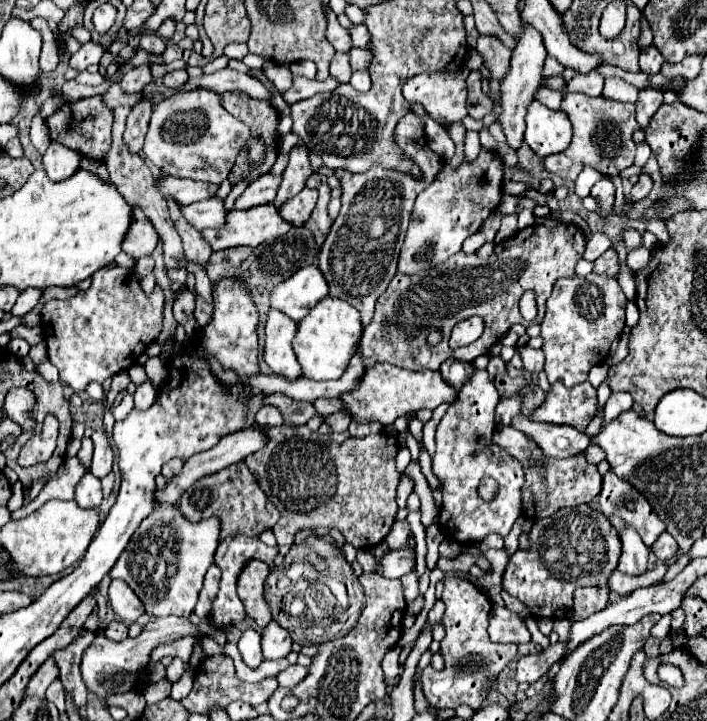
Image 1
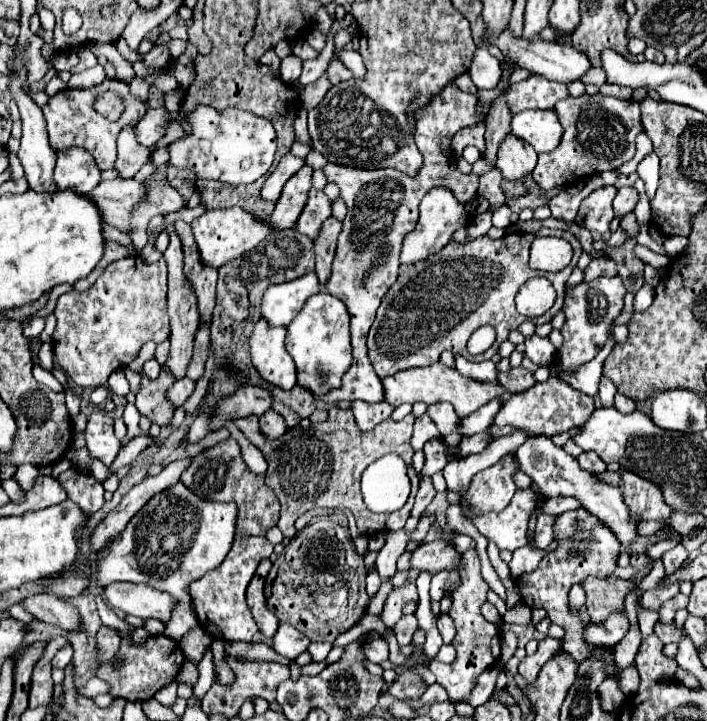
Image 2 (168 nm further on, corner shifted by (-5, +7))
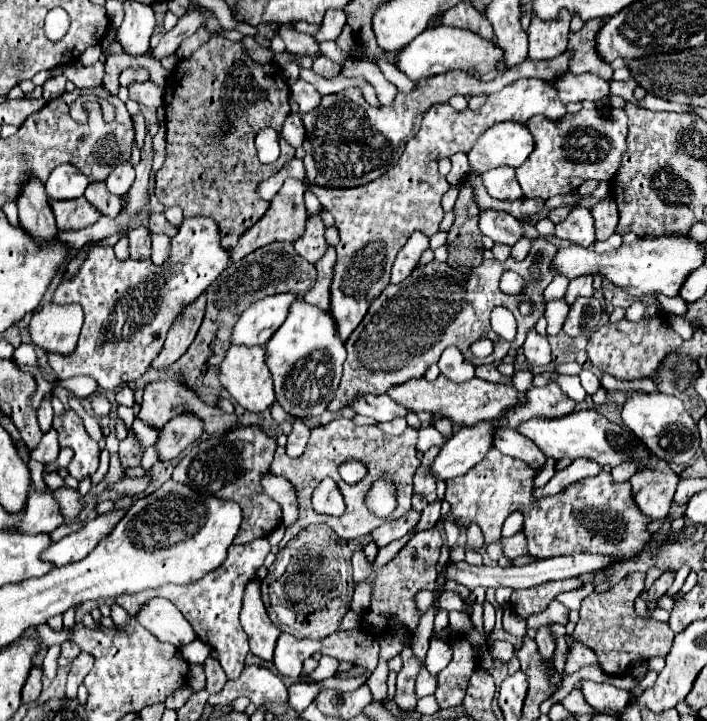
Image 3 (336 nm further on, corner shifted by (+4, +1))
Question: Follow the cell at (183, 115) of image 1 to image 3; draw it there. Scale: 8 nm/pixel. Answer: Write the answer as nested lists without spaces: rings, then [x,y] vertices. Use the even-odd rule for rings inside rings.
[[[130,162],[122,164],[122,166],[116,166],[114,172],[106,178],[106,190],[110,194],[116,194],[116,196],[124,196],[128,192],[128,188],[132,186],[130,182],[134,180],[134,168]],[[130,178],[130,180],[128,180]],[[128,180],[128,182],[126,182]]]

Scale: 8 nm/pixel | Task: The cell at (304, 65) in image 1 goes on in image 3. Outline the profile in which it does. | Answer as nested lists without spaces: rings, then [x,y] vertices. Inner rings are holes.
[[[296,80],[290,86],[290,98],[300,106],[298,114],[304,114],[304,112],[310,112],[310,110],[318,108],[322,96],[318,94],[318,90],[312,84],[308,84],[304,80]]]

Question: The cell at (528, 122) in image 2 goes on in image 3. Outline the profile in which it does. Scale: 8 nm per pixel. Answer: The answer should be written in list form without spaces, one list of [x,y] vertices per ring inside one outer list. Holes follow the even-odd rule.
[[[494,124],[468,152],[470,172],[484,174],[498,166],[518,168],[534,150],[532,134],[524,124]]]

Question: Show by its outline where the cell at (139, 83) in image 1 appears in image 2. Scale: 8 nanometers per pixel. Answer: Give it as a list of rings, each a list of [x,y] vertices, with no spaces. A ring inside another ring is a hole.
[[[155,44],[153,50],[143,54],[143,58],[141,58],[141,62],[151,70],[159,70],[159,68],[167,66],[169,60],[171,60],[171,56],[169,56],[169,50],[165,48],[165,44]]]

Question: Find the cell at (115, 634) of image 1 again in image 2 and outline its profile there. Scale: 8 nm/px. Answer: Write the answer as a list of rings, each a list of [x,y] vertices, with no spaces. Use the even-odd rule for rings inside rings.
[[[101,626],[101,630],[97,632],[97,646],[99,646],[99,662],[107,662],[111,660],[113,654],[117,654],[119,644],[121,644],[121,636],[119,630],[109,628],[109,626]]]

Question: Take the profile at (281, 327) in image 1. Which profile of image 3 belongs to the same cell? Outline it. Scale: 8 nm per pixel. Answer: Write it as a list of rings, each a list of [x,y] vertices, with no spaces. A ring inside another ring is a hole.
[[[232,346],[224,360],[220,362],[220,384],[230,392],[230,396],[248,412],[264,412],[276,400],[272,376],[264,362],[264,348],[262,346]]]

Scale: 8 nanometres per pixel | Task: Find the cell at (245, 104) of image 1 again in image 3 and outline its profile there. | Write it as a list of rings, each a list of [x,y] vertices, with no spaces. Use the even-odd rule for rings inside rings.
[[[212,36],[202,44],[190,58],[180,60],[178,66],[170,72],[164,90],[164,108],[166,108],[166,160],[156,174],[154,194],[164,206],[180,206],[184,218],[190,216],[210,216],[216,220],[222,232],[222,248],[232,248],[238,238],[252,228],[268,210],[268,202],[262,200],[256,192],[258,184],[274,176],[288,160],[294,158],[294,148],[280,136],[280,156],[274,164],[260,164],[254,138],[256,134],[270,126],[278,134],[282,124],[290,114],[288,106],[290,88],[282,76],[278,64],[258,64],[252,60],[244,44],[230,42],[222,36]]]

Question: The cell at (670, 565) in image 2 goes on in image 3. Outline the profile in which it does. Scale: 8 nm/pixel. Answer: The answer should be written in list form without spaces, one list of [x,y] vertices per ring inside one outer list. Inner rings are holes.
[[[668,570],[668,572],[664,572],[664,574],[662,574],[662,576],[660,576],[652,586],[650,586],[648,596],[646,596],[646,606],[648,606],[650,610],[656,608],[658,600],[668,592],[668,588],[672,586],[672,582],[674,582],[674,572]]]

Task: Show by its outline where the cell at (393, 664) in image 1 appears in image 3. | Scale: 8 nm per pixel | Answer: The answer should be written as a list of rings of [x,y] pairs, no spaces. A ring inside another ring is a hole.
[[[446,590],[446,592],[440,596],[440,600],[438,600],[438,610],[442,610],[442,608],[466,612],[466,604],[462,602],[462,598],[460,598],[460,594],[458,594],[456,590]]]

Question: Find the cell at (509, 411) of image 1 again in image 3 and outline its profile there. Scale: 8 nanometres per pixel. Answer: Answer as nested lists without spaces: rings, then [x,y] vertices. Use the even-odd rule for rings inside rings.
[[[430,426],[430,428],[422,428],[422,430],[420,430],[420,436],[418,436],[416,450],[418,450],[418,452],[426,452],[426,450],[428,450],[430,446],[434,446],[434,444],[444,446],[444,442],[446,442],[446,438],[444,438],[434,426]]]

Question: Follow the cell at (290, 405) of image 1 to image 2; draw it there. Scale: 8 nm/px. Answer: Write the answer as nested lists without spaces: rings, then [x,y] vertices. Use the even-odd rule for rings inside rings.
[[[245,386],[243,390],[237,390],[231,398],[219,404],[213,418],[213,428],[221,428],[227,418],[243,418],[249,414],[261,416],[271,408],[271,404],[273,404],[273,396],[267,388]]]

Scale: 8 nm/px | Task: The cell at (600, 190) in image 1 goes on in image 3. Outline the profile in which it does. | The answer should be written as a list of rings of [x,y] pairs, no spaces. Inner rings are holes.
[[[576,206],[568,218],[556,226],[556,236],[562,240],[570,240],[576,246],[588,248],[594,244],[594,218],[588,208]]]

